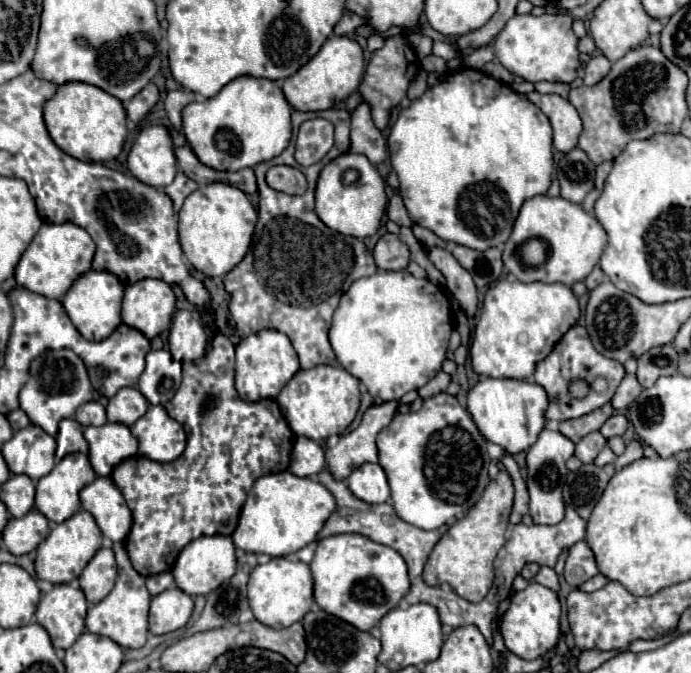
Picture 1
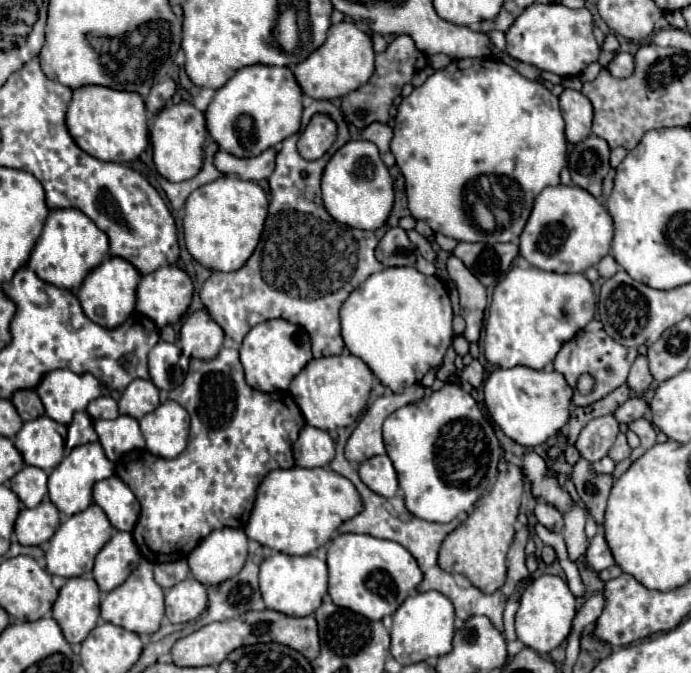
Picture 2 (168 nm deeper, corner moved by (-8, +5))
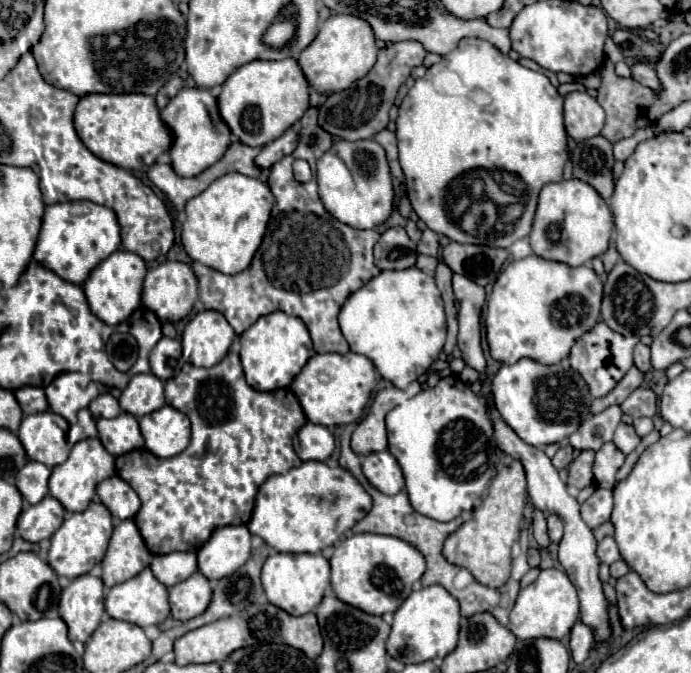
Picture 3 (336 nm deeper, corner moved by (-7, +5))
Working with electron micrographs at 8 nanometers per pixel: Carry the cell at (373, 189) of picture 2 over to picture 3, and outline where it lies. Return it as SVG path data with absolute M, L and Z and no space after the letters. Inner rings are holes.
M336 140L318 160L318 194L326 210L352 228L376 228L392 212L394 190L384 148L376 140Z

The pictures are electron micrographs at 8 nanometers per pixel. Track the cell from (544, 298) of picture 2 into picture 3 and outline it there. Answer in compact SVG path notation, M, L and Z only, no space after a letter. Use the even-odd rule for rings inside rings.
M534 254L510 262L496 280L492 296L487 300L484 325L490 356L502 364L514 364L520 358L530 358L538 364L562 362L568 356L572 342L600 320L600 300L602 300L602 282L588 266L572 268L560 262L548 262L544 258L536 258Z

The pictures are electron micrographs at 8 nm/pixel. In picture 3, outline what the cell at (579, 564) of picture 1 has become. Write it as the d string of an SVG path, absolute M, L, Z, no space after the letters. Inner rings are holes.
M606 536L602 542L598 542L596 556L604 564L612 564L612 562L620 560L620 552L618 552L618 546L616 546L616 542L614 542L612 536Z

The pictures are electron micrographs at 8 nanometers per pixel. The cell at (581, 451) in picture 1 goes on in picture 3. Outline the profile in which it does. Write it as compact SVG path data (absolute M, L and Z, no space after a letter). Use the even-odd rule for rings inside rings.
M610 406L608 410L602 410L600 414L594 414L586 418L580 428L568 436L568 442L574 450L600 450L606 442L612 440L612 434L616 426L620 424L622 410L620 406Z

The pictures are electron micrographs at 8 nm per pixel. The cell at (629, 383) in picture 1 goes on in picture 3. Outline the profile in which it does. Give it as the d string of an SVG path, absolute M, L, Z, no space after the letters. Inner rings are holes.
M638 344L636 350L634 350L634 366L646 374L652 366L650 366L650 348L644 346L644 344Z

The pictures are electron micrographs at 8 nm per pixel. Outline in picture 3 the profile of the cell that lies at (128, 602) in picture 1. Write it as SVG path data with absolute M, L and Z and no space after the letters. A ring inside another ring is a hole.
M144 568L140 574L136 574L134 578L122 582L122 584L116 584L112 586L108 592L106 592L106 598L104 598L104 606L106 606L106 612L110 618L116 618L116 620L124 620L124 622L130 622L130 624L136 624L140 628L146 628L146 626L152 626L152 624L160 624L168 618L170 614L170 606L168 606L168 590L164 584L160 584L152 570L150 568Z

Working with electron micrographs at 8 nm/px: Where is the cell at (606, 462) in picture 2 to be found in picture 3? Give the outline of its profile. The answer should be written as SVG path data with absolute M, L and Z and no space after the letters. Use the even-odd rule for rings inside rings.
M612 442L604 444L596 452L596 458L592 464L592 474L594 474L594 480L598 482L598 486L612 490L616 484L616 472L622 464L624 464L624 454L620 454L620 450L616 450L616 446Z

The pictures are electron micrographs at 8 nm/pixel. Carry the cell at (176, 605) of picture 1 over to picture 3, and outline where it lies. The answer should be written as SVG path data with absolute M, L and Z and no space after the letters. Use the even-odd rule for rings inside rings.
M194 572L188 580L168 588L168 594L170 594L172 618L182 622L200 616L212 598L210 584L200 572Z

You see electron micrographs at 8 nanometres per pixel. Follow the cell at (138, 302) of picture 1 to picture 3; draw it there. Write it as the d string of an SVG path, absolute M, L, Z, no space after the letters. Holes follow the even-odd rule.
M162 262L154 268L150 268L146 278L144 278L142 304L148 310L152 310L160 318L160 322L178 322L178 320L182 320L192 310L196 298L198 298L196 276L194 276L192 268L184 262Z

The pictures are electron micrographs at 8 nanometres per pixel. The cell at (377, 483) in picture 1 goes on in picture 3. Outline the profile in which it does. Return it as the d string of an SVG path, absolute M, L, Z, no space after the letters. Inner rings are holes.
M388 450L362 456L362 472L366 480L384 494L398 494L404 488L402 470Z

